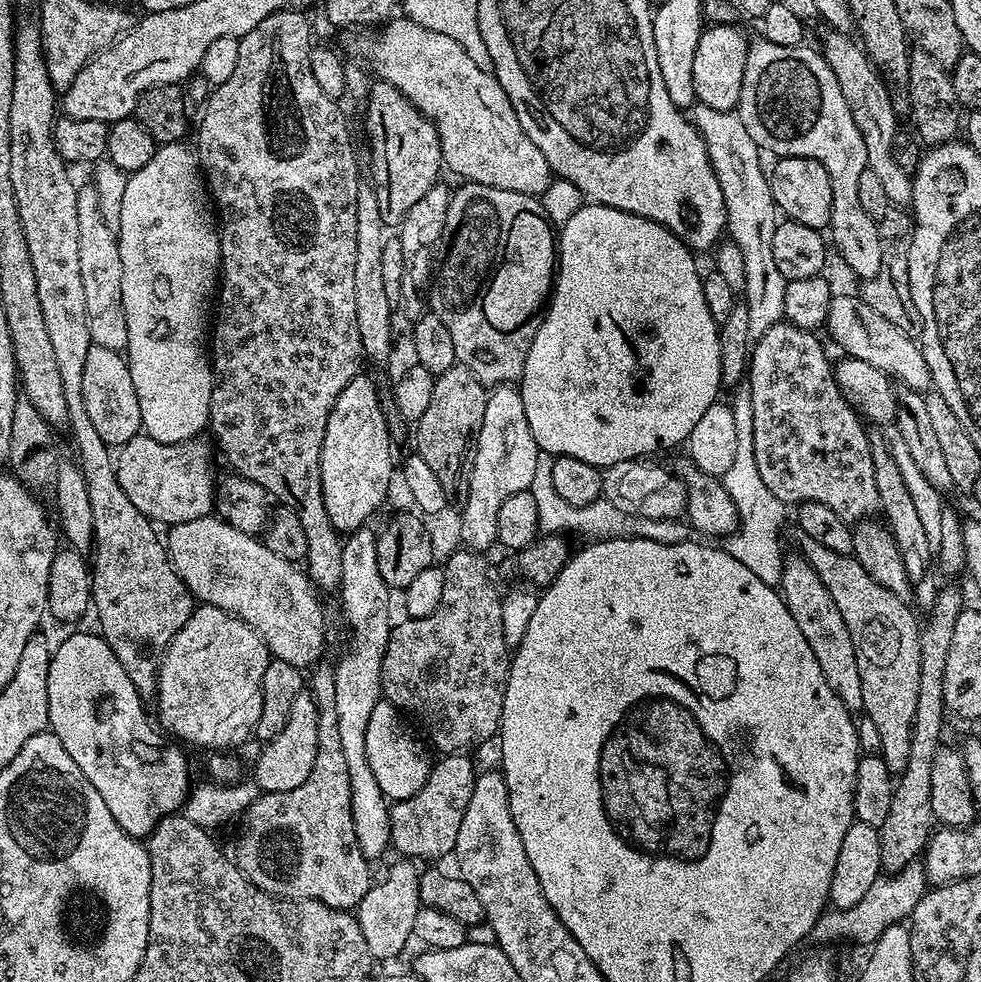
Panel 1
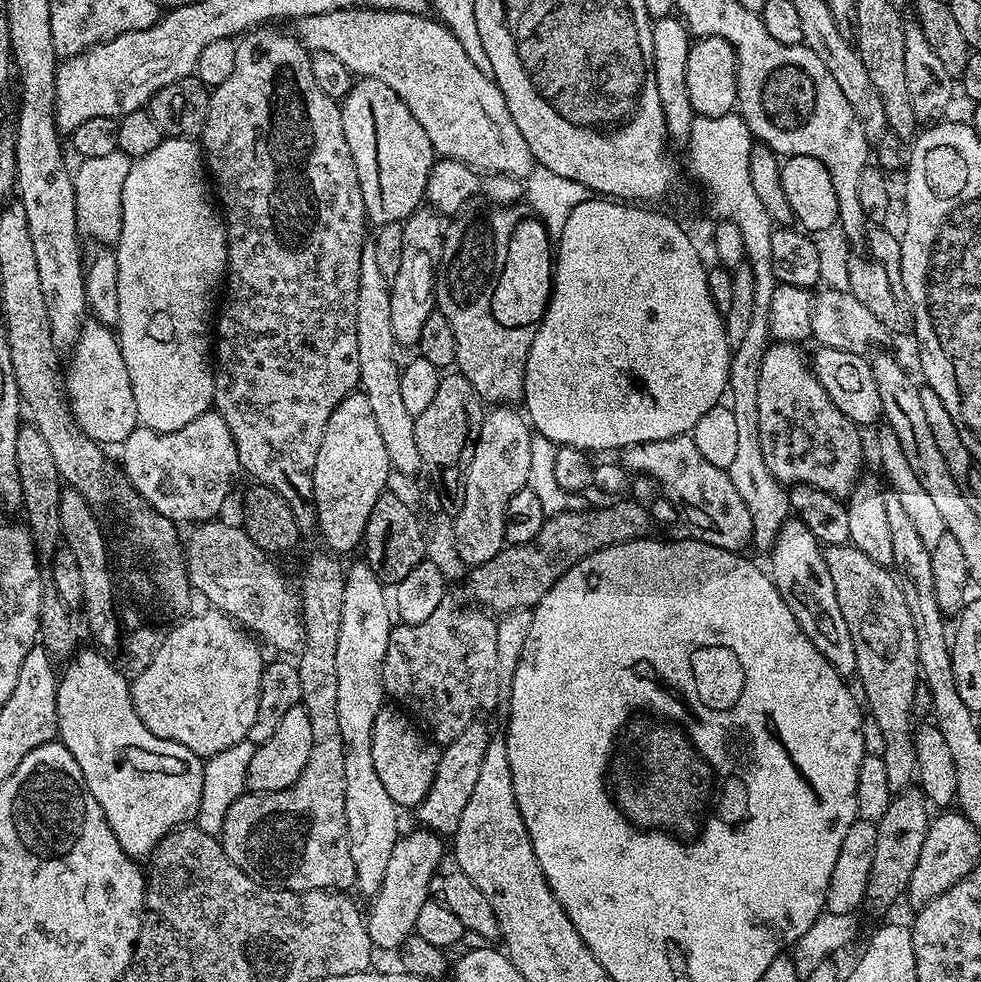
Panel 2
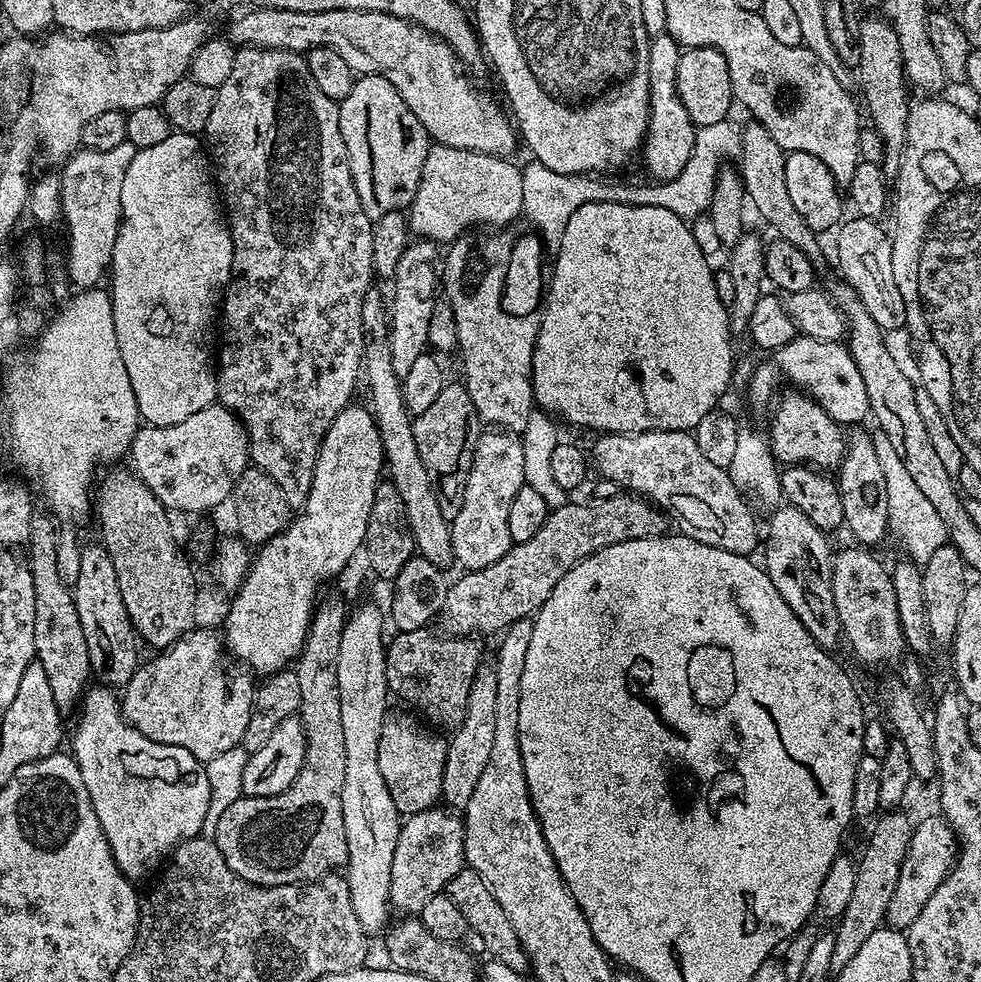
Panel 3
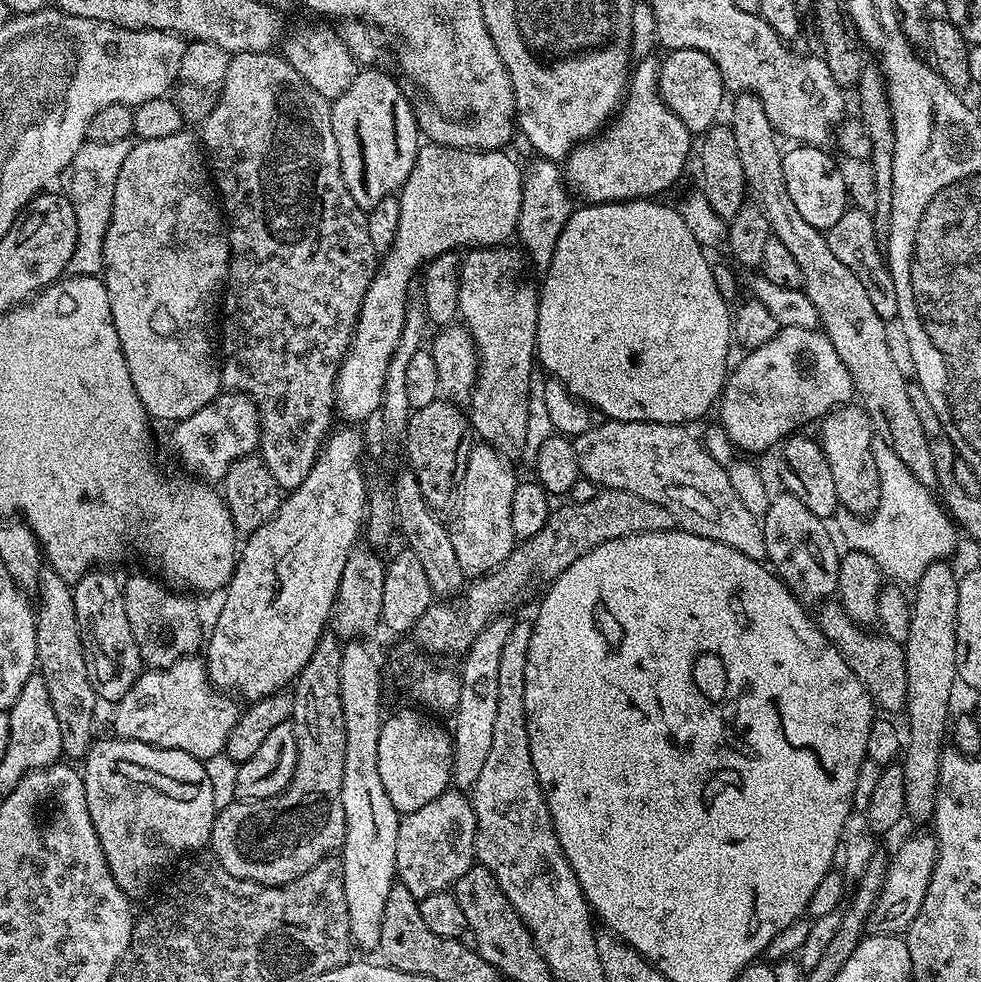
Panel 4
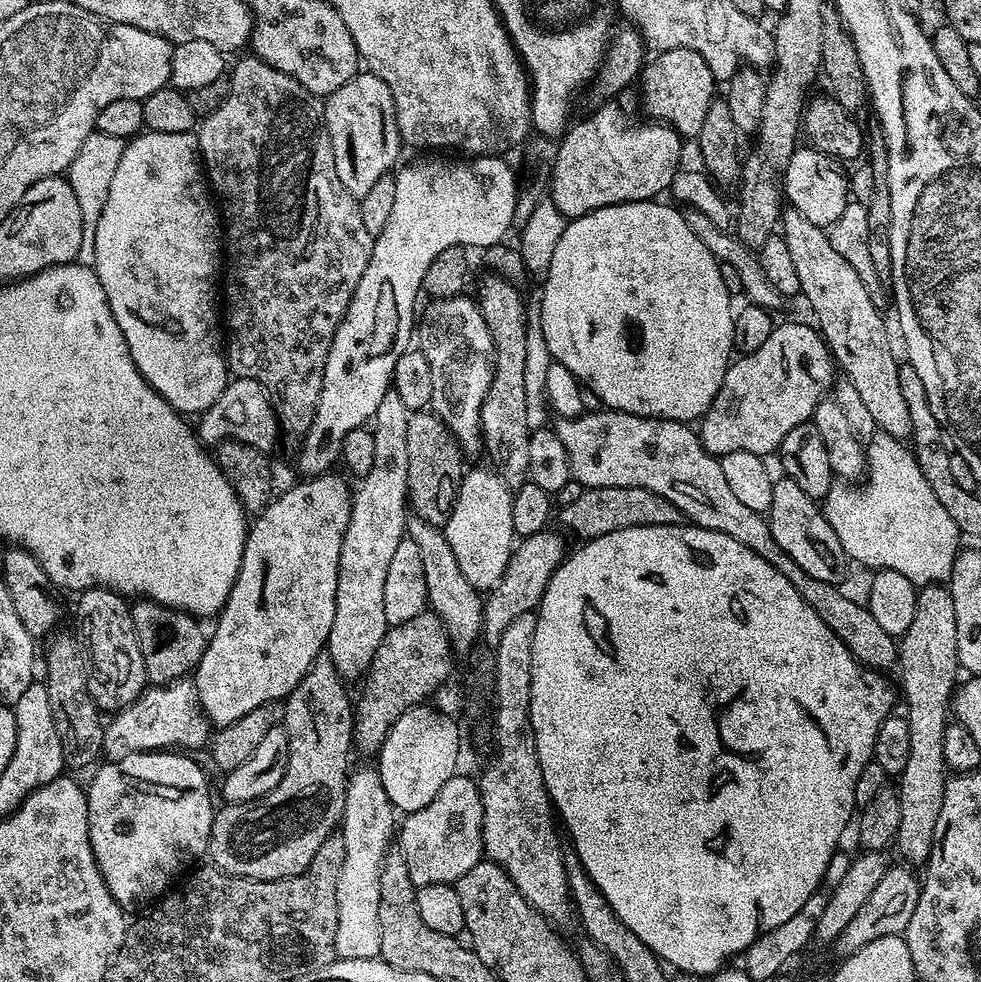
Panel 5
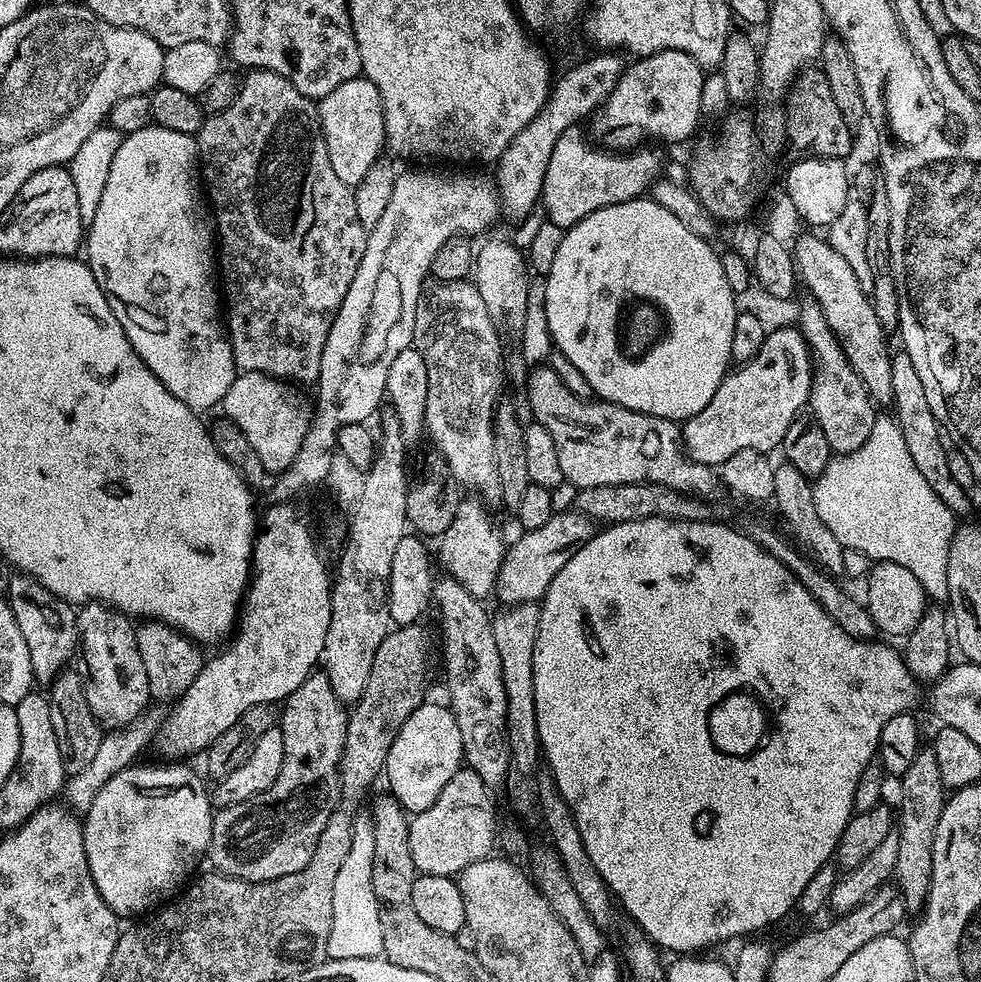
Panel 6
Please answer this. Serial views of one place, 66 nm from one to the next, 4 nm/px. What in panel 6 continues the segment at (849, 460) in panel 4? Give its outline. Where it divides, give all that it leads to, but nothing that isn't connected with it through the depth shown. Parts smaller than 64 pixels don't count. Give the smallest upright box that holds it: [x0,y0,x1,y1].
[798,302,878,454]

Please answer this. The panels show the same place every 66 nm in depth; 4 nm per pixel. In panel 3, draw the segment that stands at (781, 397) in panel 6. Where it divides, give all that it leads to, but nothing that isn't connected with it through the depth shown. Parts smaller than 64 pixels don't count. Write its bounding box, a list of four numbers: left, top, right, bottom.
[747,334,870,426]

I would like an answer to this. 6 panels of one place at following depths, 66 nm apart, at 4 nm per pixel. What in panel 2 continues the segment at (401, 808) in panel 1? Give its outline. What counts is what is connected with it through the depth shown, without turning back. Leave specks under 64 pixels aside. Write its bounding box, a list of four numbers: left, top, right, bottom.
[414,722,489,834]

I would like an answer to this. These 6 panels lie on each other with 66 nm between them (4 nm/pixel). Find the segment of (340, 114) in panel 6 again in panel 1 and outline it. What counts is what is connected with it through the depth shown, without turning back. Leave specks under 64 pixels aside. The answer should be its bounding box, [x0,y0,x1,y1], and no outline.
[364,82,441,226]

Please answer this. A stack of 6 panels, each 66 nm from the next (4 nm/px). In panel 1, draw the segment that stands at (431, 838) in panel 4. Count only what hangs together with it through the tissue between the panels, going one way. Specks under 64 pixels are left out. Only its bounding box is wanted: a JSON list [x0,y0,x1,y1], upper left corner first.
[355,858,420,960]

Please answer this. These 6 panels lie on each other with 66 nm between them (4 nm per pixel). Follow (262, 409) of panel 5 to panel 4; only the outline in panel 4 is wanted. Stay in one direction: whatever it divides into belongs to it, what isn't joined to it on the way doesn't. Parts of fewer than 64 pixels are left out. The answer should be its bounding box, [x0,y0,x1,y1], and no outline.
[172,391,260,482]

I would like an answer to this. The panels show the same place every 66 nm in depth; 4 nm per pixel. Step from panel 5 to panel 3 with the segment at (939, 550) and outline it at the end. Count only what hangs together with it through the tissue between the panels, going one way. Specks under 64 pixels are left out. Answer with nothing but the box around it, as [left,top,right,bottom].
[871,430,949,565]

